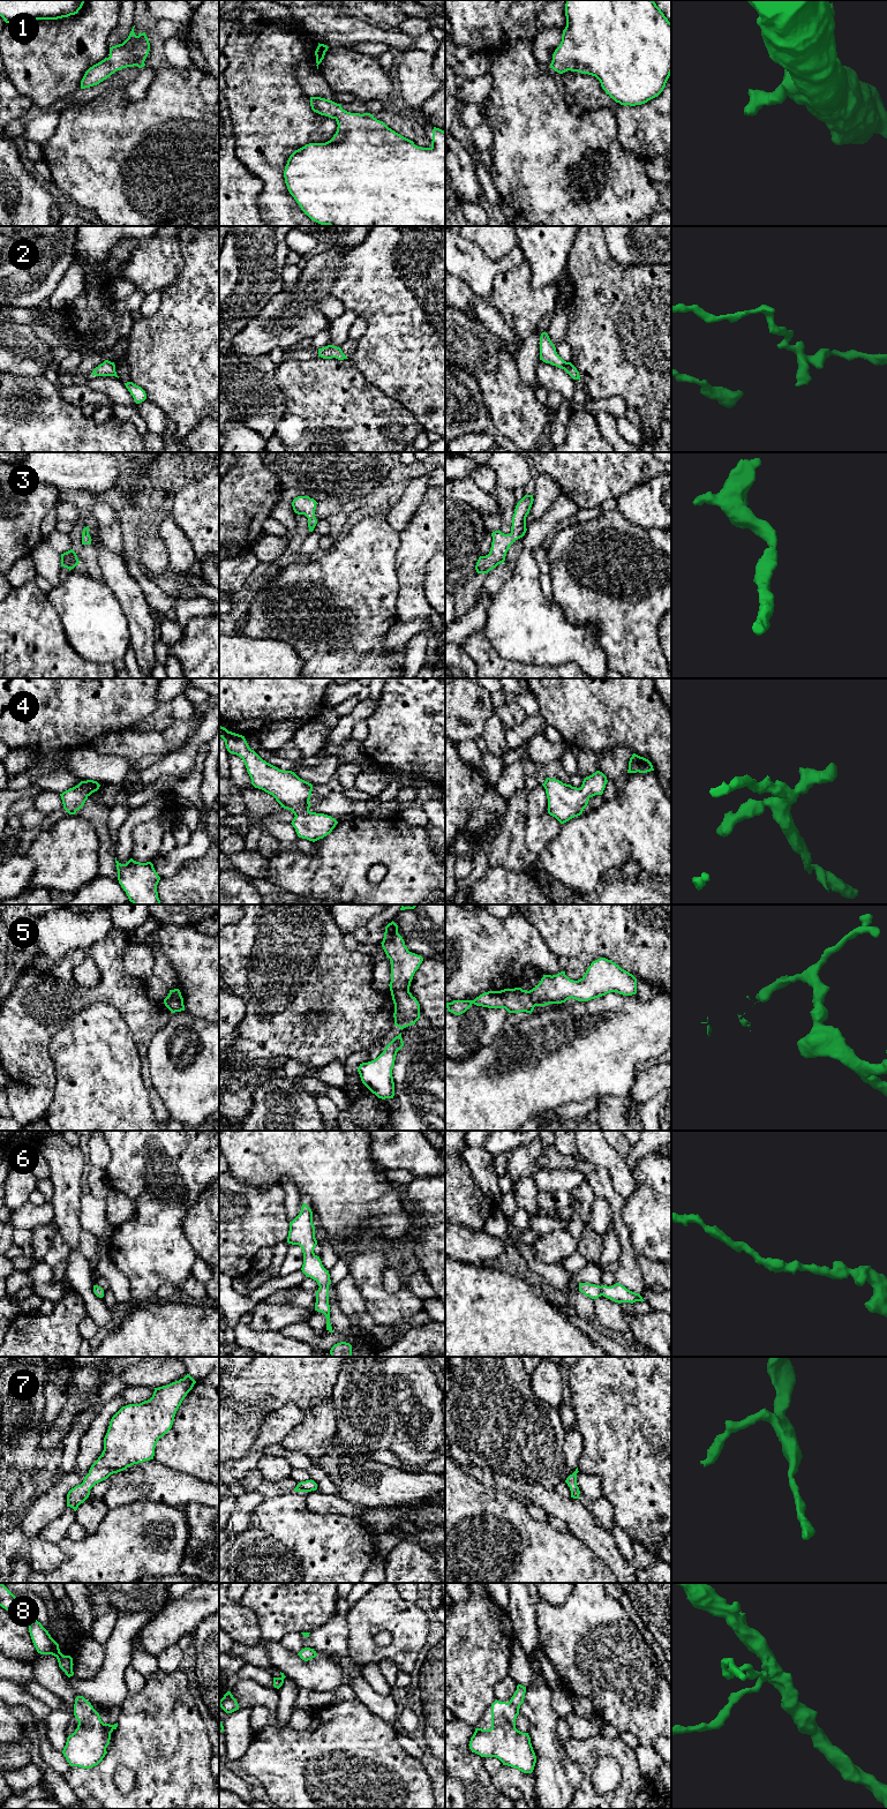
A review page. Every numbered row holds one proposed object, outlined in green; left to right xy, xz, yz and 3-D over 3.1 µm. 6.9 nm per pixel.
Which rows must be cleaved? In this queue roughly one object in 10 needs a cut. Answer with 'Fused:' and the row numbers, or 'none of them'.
Fused: none of them

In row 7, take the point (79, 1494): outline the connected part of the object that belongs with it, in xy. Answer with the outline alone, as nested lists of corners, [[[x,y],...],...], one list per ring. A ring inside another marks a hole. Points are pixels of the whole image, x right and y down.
[[[187,1374],[167,1386],[155,1388],[150,1399],[122,1406],[111,1419],[104,1450],[81,1485],[67,1494],[67,1507],[75,1511],[90,1489],[111,1474],[153,1459],[156,1443],[171,1428],[175,1413],[196,1381]]]

